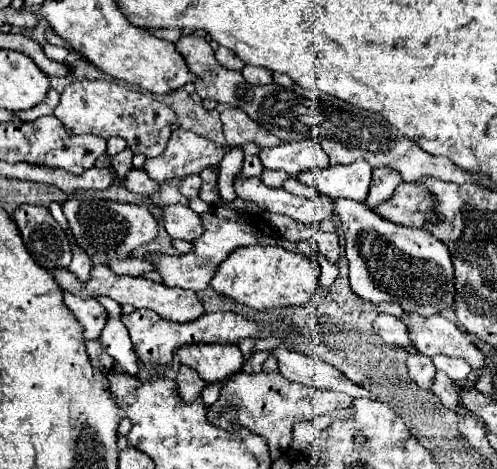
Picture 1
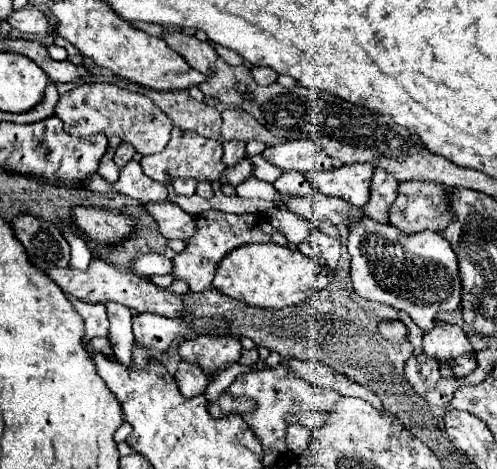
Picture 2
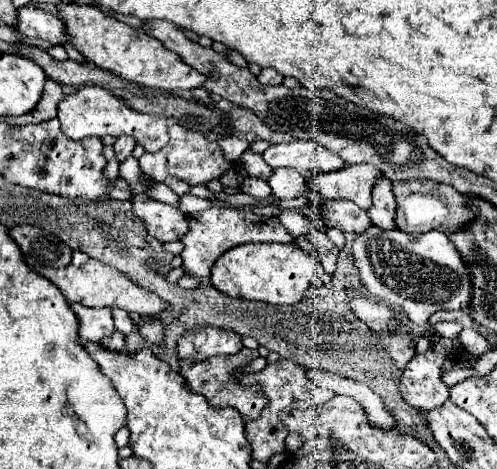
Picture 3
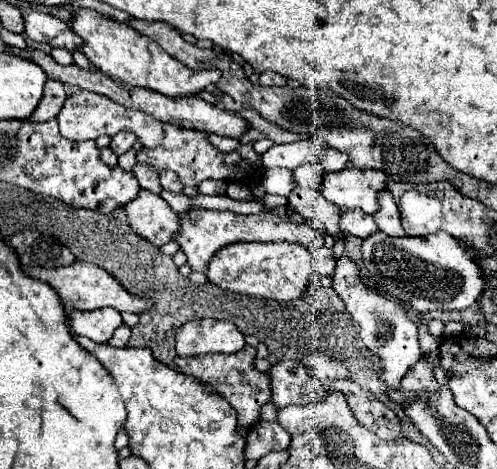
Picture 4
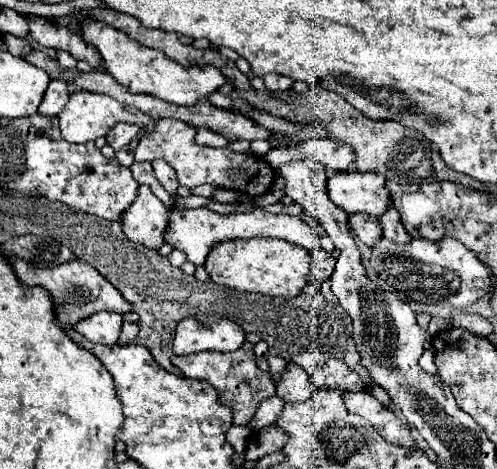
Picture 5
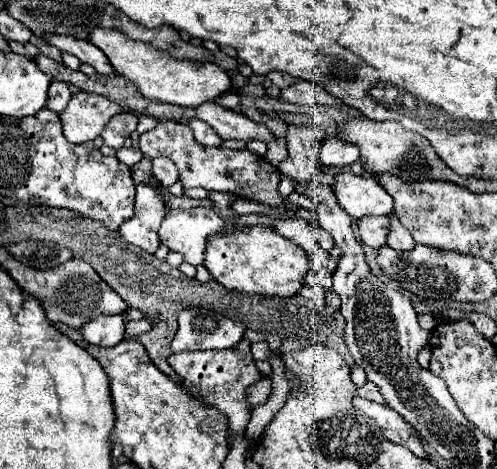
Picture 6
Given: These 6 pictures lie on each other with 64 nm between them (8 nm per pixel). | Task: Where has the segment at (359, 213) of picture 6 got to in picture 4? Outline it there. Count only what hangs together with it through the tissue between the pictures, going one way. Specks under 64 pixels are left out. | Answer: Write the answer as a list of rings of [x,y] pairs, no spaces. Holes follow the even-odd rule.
[[[344,168],[324,174],[320,190],[326,200],[342,208],[362,208],[368,214],[378,210],[376,192],[386,186],[386,176],[374,168]]]

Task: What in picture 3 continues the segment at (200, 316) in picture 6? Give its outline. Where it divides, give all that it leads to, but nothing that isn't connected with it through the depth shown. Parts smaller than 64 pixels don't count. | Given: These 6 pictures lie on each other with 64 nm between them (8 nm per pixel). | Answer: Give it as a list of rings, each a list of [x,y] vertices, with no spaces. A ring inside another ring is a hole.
[[[194,328],[178,340],[178,356],[190,360],[208,360],[212,356],[232,356],[242,350],[242,338],[220,328]]]

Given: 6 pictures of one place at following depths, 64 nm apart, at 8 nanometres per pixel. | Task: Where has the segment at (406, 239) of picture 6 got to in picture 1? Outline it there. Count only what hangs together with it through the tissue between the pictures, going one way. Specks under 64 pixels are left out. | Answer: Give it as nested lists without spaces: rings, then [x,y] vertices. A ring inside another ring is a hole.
[[[374,168],[370,192],[368,192],[368,200],[364,204],[372,210],[374,206],[386,202],[394,194],[394,190],[396,190],[398,184],[402,184],[402,180],[400,180],[400,174],[396,170]]]

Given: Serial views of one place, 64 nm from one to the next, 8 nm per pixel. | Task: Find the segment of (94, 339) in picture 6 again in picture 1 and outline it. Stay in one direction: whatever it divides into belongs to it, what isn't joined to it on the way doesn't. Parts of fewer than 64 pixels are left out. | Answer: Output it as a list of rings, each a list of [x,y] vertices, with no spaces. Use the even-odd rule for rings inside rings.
[[[62,292],[64,294],[64,304],[74,312],[78,322],[84,326],[84,338],[94,340],[100,336],[104,324],[106,324],[106,310],[94,300],[82,300],[80,296],[74,296],[72,292]]]

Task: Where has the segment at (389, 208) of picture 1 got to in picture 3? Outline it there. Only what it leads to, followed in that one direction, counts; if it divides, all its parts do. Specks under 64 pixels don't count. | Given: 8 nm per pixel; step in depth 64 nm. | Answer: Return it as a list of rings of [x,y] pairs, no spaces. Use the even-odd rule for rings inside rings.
[[[432,180],[394,182],[394,196],[396,196],[396,228],[412,236],[430,230],[440,232],[460,230],[468,220],[472,220],[472,212],[468,212],[464,206],[464,196],[450,188],[448,184],[436,184]]]

